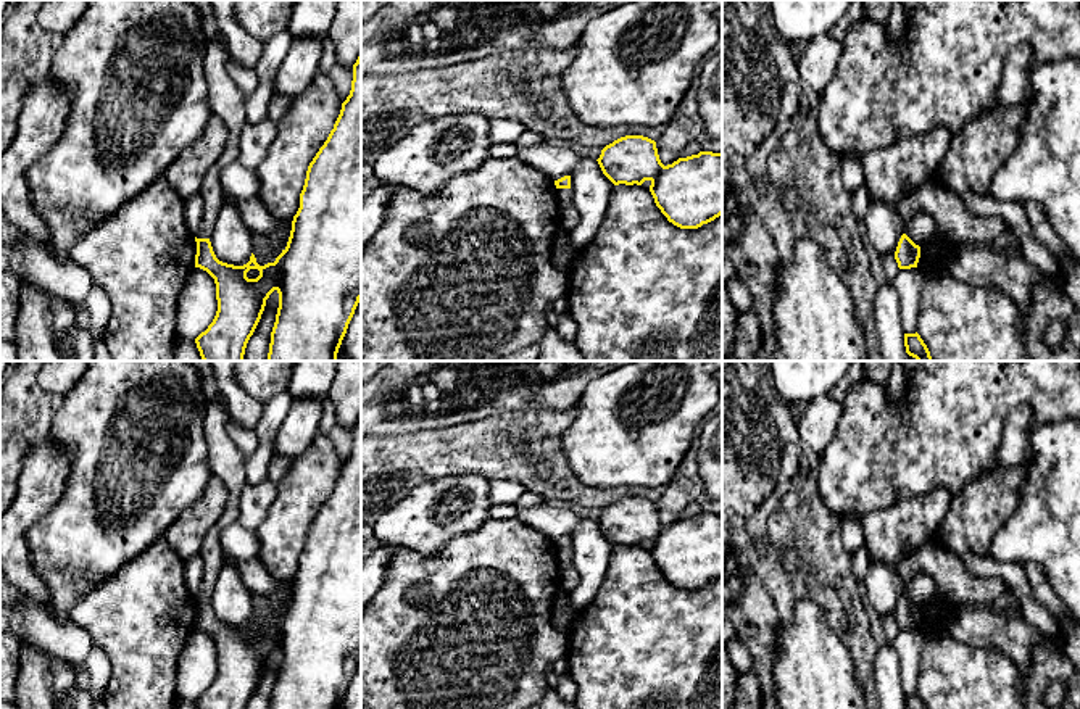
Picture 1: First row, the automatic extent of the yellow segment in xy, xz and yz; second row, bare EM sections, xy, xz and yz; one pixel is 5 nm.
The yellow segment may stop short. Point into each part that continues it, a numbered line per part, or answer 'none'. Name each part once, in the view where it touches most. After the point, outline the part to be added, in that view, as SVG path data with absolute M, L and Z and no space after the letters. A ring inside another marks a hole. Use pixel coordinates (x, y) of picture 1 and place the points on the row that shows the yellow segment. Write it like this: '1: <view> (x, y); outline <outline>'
none

